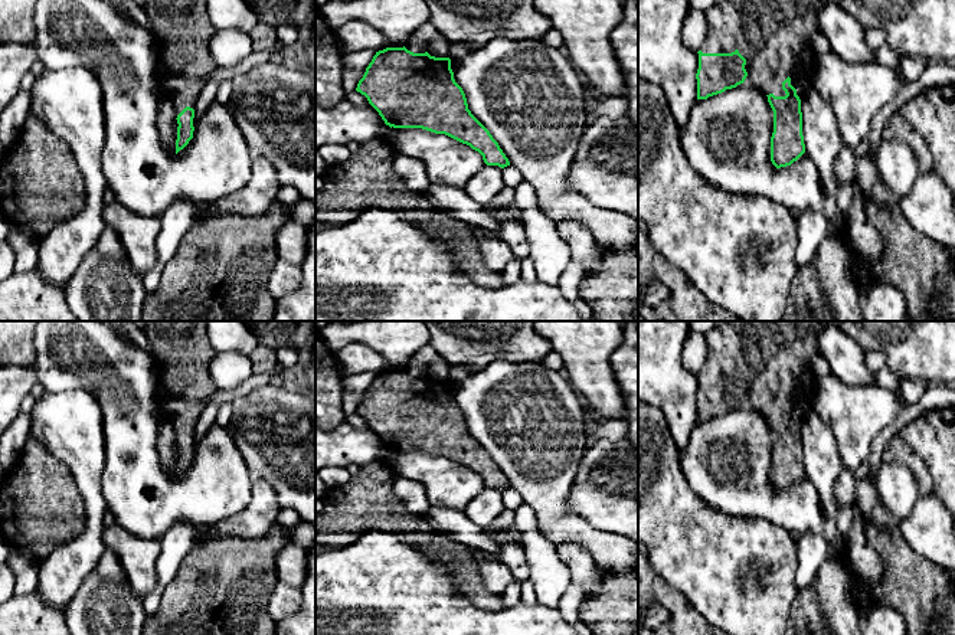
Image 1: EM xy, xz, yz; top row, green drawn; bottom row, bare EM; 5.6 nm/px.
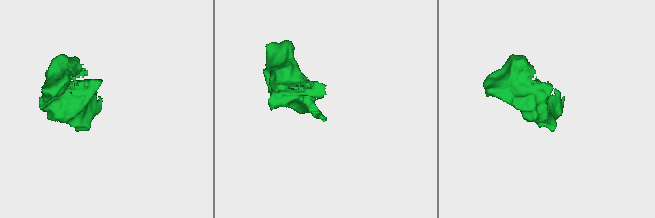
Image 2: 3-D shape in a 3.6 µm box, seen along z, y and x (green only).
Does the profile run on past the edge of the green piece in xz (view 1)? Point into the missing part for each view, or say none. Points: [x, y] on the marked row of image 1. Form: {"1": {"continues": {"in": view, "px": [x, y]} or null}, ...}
{"1": {"continues": null}}

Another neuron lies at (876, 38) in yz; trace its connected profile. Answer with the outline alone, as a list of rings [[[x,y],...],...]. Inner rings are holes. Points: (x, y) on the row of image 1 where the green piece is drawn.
[[[864,29],[864,39],[871,50],[887,45],[886,33],[882,29]]]

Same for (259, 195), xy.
[[[254,157],[251,170],[251,180],[239,192],[209,203],[194,200],[193,207],[196,210],[196,217],[226,213],[241,216],[266,213],[277,203],[281,183],[274,166],[264,157]]]

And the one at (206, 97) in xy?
[[[209,81],[199,94],[194,107],[193,127],[197,124],[197,121],[203,117],[206,109],[210,107],[210,104],[215,101],[219,85],[219,82]]]

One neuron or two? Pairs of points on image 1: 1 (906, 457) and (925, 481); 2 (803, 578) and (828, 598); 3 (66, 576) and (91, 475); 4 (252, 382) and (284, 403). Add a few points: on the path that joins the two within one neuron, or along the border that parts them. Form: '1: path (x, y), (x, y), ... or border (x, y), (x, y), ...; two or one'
1: path (912, 462), (921, 475); one
2: border (827, 557), (811, 581); two
3: path (82, 552), (92, 534), (92, 500); one
4: border (268, 382), (232, 401); two

